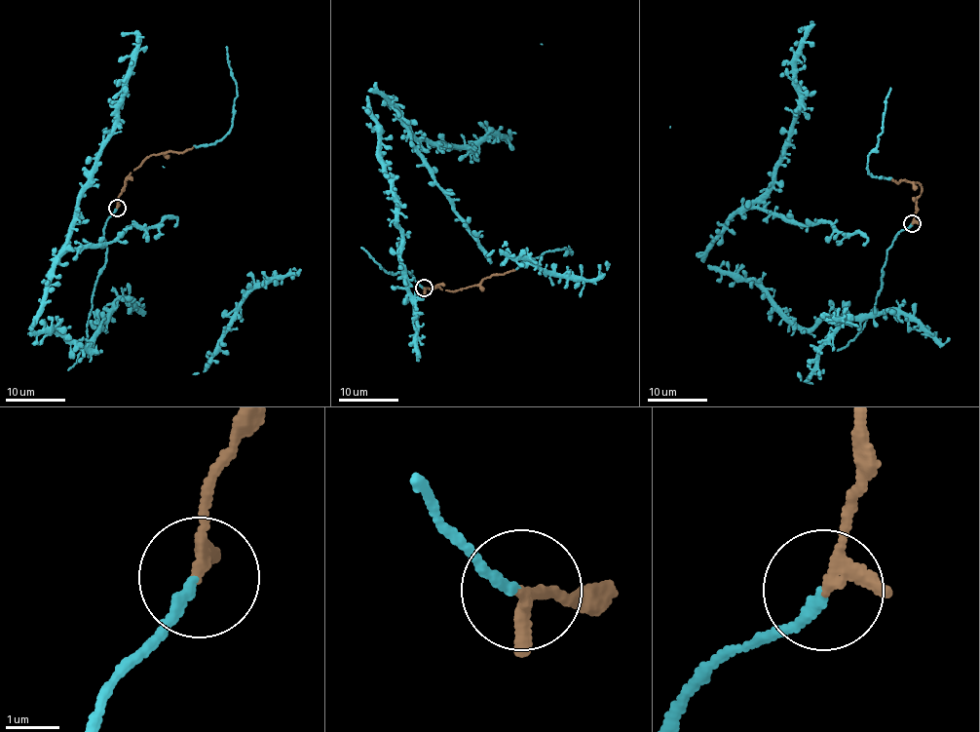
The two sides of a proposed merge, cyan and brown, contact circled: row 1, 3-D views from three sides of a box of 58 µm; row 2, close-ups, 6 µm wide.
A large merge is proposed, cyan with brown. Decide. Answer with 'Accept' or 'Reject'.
Accept

